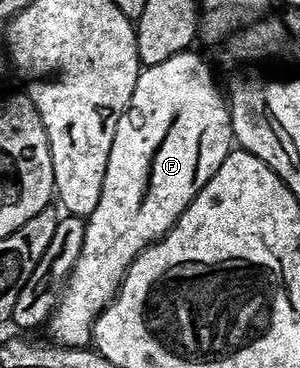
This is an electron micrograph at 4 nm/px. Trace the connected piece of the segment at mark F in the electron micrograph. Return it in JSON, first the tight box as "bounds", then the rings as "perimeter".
{"bounds":[49,50,233,348],"perimeter":[[[195,50],[173,54],[157,66],[146,66],[140,71],[137,86],[129,98],[129,106],[113,130],[113,146],[109,146],[109,162],[105,170],[105,182],[101,184],[101,199],[97,210],[85,220],[85,242],[81,242],[81,254],[67,276],[59,305],[55,307],[49,321],[50,339],[67,348],[86,348],[92,343],[95,319],[119,293],[128,266],[140,254],[161,240],[181,218],[183,211],[197,198],[197,194],[213,178],[217,166],[225,162],[233,150],[231,134],[231,105],[228,97],[219,89],[211,64]]]}

